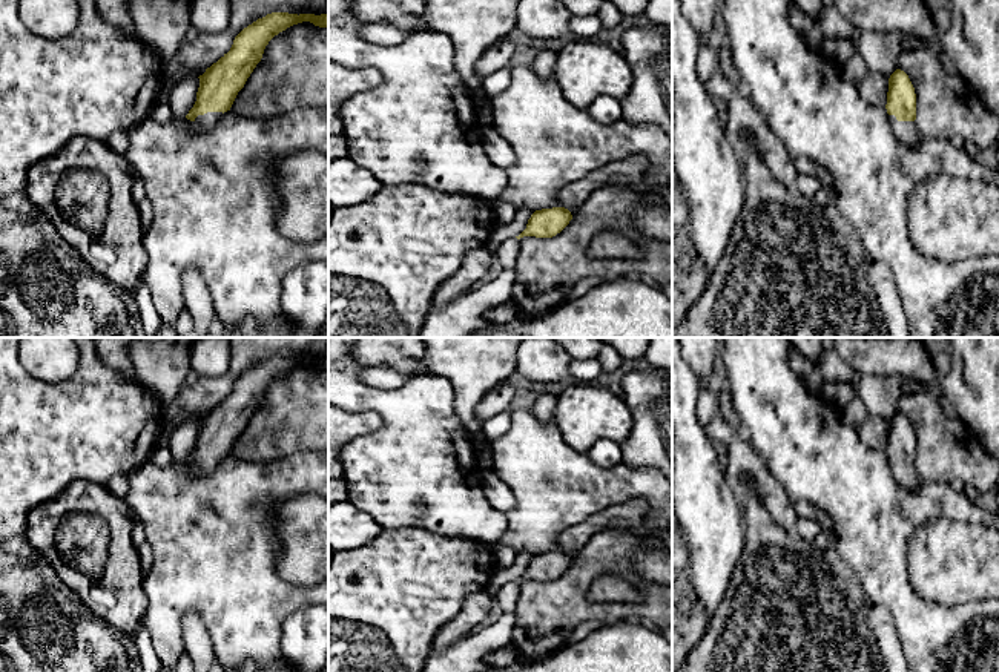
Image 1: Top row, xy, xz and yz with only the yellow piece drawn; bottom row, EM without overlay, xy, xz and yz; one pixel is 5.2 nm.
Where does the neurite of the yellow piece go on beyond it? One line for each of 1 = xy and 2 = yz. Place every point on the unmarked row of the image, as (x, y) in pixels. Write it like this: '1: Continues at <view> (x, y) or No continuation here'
1: Continues at xy (204, 465)
2: Continues at yz (907, 476)

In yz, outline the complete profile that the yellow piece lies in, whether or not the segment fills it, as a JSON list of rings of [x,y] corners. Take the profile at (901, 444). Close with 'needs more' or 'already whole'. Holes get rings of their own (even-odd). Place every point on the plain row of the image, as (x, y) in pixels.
[[[896,413],[889,422],[885,448],[895,480],[907,491],[918,491],[922,477],[916,469],[916,437],[908,419]]]; needs more

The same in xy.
[[[272,356],[244,371],[235,380],[230,394],[198,420],[196,445],[186,459],[192,469],[199,474],[215,469],[218,462],[230,454],[238,436],[261,405],[269,385],[302,365],[328,373],[328,356],[321,359]]]; needs more

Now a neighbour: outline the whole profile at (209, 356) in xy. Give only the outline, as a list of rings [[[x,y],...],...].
[[[196,338],[190,348],[190,368],[199,377],[216,377],[227,371],[230,356],[229,338]]]

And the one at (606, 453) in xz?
[[[600,439],[586,453],[595,465],[612,468],[621,463],[620,443],[614,440]]]

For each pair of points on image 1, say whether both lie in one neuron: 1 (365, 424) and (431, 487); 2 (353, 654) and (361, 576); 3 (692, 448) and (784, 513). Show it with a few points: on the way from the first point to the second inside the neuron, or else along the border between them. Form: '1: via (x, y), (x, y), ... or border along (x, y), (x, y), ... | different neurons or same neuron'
1: border along (382, 418), (378, 428), (344, 445) | different neurons
2: via (355, 634), (361, 628), (361, 596) | same neuron
3: border along (725, 470), (729, 480) | different neurons

